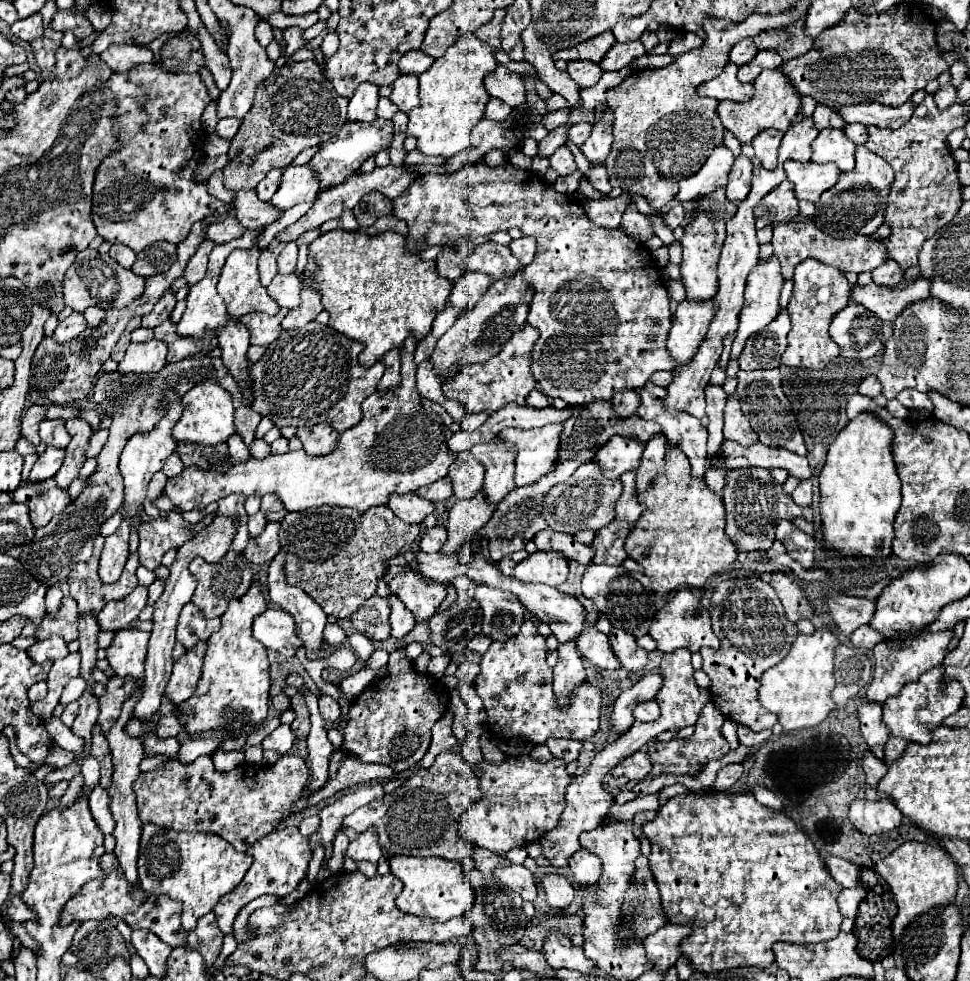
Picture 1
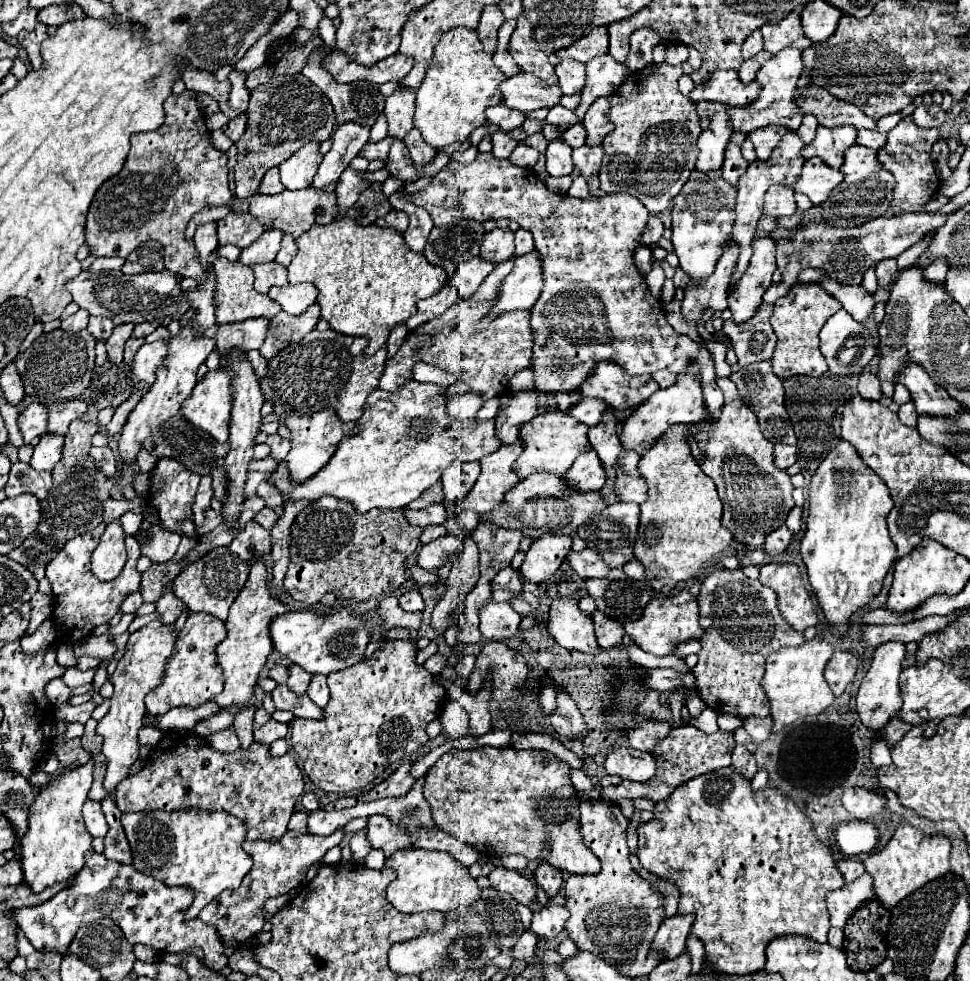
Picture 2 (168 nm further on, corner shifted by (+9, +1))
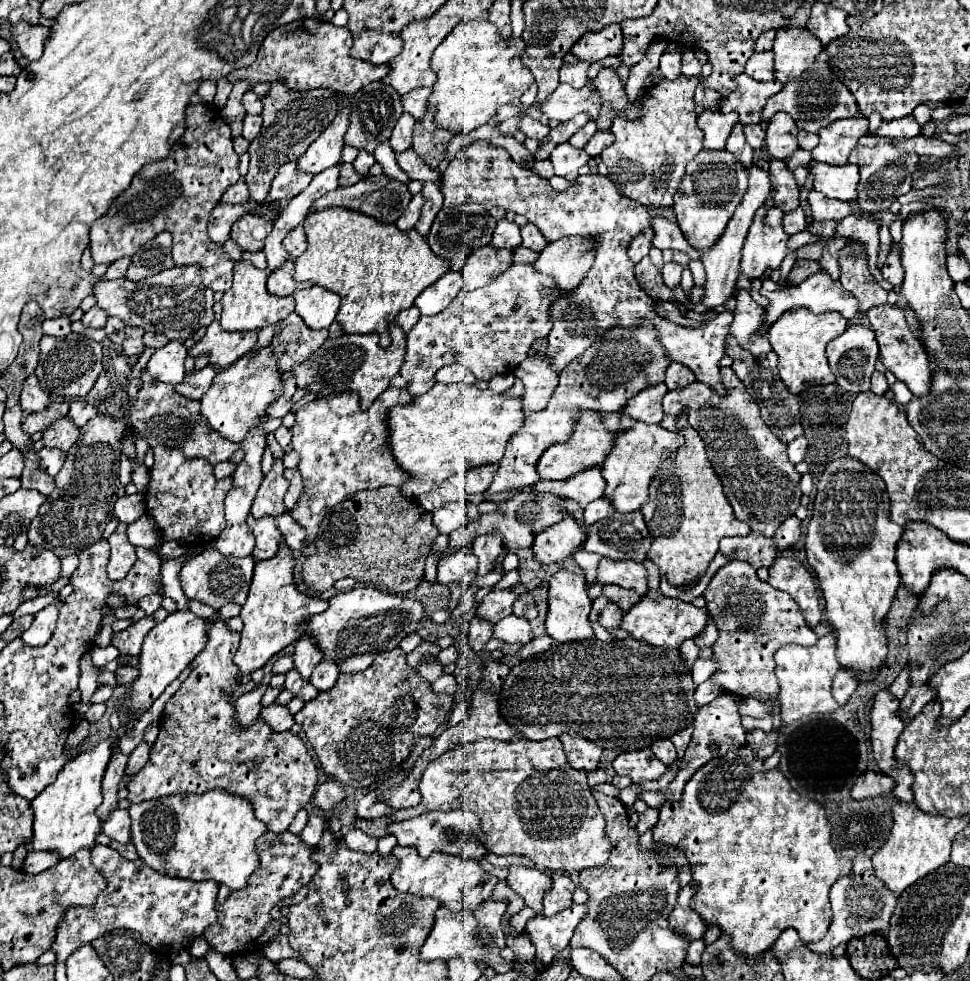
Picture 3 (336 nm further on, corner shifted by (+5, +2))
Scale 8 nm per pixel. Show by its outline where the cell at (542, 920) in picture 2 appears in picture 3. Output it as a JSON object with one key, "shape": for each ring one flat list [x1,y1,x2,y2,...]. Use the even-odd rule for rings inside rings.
{"shape":[[571,905,553,917,535,915,525,933,531,937,533,945,537,947,537,959,543,965,549,965,571,941,575,927,587,915,587,905]]}

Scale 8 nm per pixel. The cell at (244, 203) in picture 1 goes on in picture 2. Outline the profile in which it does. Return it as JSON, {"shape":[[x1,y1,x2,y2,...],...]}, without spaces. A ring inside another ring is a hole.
{"shape":[[309,188,309,190,283,190,279,194,273,196,263,196,263,194,253,194,249,198,249,214,257,217,267,229,280,229,287,234,291,234,293,238,299,238,303,232,307,232,311,226,315,224,329,224,333,222,333,214,337,210,337,202,335,202,335,194,317,190,317,188]]}

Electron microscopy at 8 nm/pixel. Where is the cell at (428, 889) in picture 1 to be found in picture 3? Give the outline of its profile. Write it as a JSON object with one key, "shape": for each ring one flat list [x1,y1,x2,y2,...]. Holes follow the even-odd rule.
{"shape":[[397,845,393,849,393,855,399,859,399,865,391,873,391,881,399,891,413,893,419,897,439,899,445,907,449,907,453,911,481,907,491,897,491,893,499,881,495,875,483,871,477,861,471,861,465,857,433,853,431,857,423,859,415,847,401,847,401,845]]}

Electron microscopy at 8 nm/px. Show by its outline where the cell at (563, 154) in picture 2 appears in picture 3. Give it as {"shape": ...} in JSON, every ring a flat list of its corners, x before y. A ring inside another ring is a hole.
{"shape":[[561,143,553,153,551,153,551,163,555,167,555,175,567,177,573,171,579,171,583,165,589,163,589,155,583,149,571,147,569,143]]}

